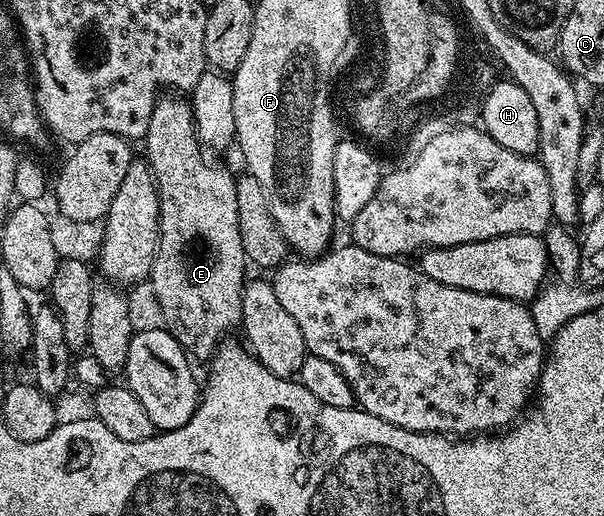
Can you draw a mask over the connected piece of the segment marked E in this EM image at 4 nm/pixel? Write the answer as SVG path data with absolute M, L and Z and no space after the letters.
M164 95L159 98L154 107L154 111L150 115L150 123L146 135L142 139L142 145L148 154L146 160L152 168L152 174L156 180L156 190L158 191L158 199L160 200L160 242L158 243L158 251L154 259L154 267L152 268L152 276L150 278L150 286L152 285L152 293L156 296L156 305L160 308L160 313L164 316L163 324L168 332L174 335L174 339L178 339L178 343L183 347L185 353L193 358L204 357L211 358L216 352L218 346L225 340L224 337L232 328L239 326L242 321L242 295L246 284L246 276L244 277L244 265L246 266L246 258L244 248L242 247L242 235L238 231L238 195L236 194L236 180L234 173L228 169L223 169L220 165L215 165L212 161L207 161L206 150L201 145L198 135L196 134L196 120L192 114L191 100L182 98L180 95Z

